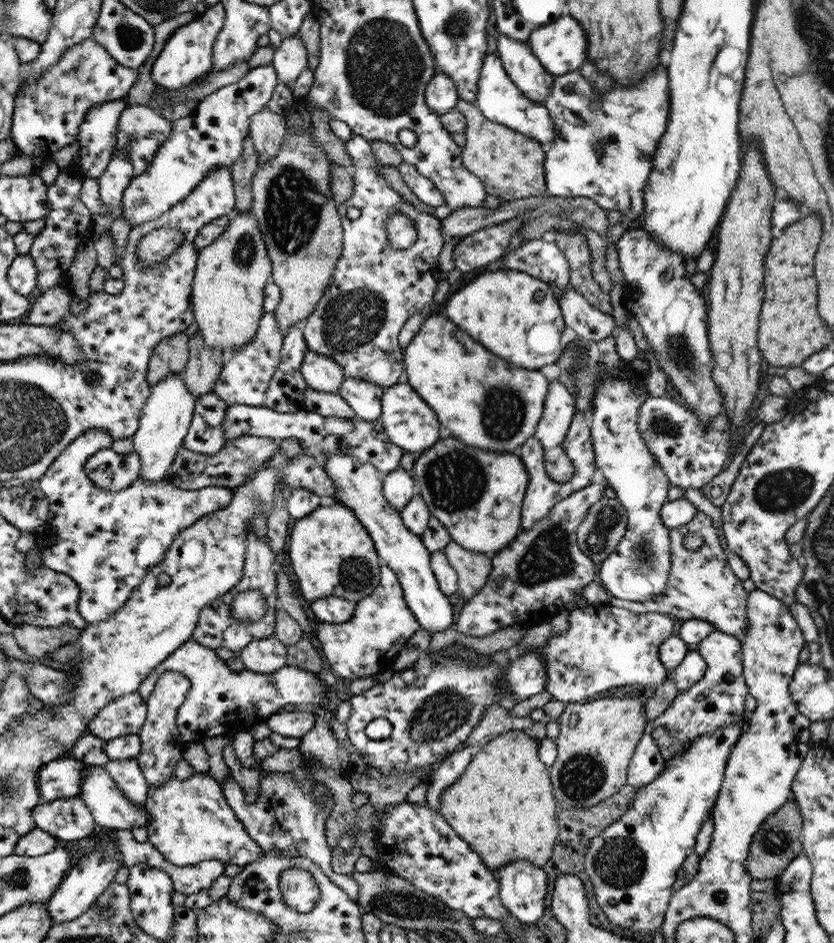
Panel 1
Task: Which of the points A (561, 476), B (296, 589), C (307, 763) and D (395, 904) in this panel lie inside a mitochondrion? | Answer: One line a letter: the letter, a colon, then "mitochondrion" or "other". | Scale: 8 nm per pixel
A: other
B: other
C: other
D: mitochondrion

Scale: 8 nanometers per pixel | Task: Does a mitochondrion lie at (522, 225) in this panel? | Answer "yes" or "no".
no

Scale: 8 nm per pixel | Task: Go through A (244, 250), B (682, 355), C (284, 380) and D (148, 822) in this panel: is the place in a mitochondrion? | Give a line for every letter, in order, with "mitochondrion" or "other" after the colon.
A: mitochondrion
B: mitochondrion
C: other
D: other

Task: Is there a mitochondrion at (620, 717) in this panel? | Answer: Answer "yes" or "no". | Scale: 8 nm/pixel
no

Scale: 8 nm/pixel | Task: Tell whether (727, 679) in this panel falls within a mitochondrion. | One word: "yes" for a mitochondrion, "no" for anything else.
no

